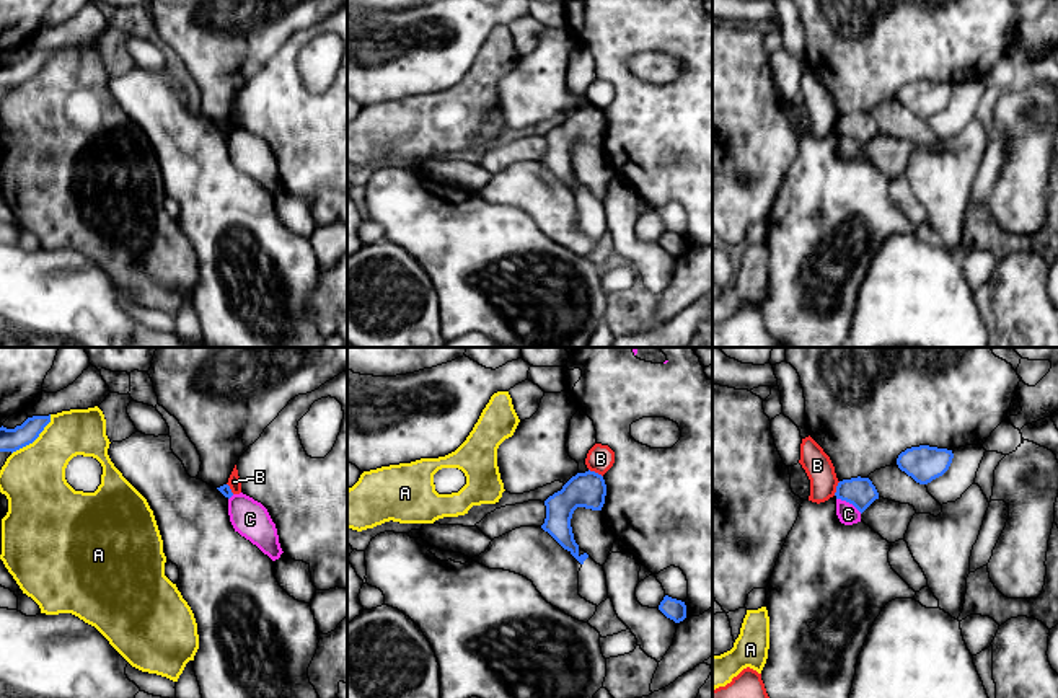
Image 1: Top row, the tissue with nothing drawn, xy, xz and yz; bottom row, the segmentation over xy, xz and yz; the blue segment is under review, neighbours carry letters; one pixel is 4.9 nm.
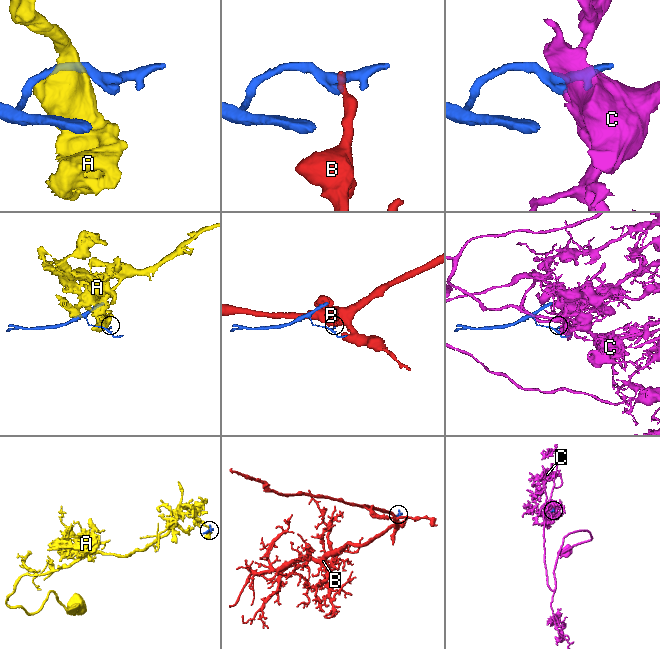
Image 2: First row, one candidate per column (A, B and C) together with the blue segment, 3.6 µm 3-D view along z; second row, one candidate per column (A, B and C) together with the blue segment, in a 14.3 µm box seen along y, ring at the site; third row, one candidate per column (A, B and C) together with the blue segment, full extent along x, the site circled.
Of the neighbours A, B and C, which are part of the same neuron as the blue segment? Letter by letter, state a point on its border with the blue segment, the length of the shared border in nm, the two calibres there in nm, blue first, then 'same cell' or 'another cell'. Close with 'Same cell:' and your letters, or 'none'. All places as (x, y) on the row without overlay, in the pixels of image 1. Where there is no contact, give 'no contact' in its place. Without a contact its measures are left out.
A: contact xy (35, 74); length 280 nm; calibres 110 and 320 nm; another cell
B: contact xz (594, 106); length 80 nm; calibres 180 and 140 nm; another cell
C: contact yz (850, 137); length 150 nm; calibres 150 and 100 nm; another cell
Same cell: none

